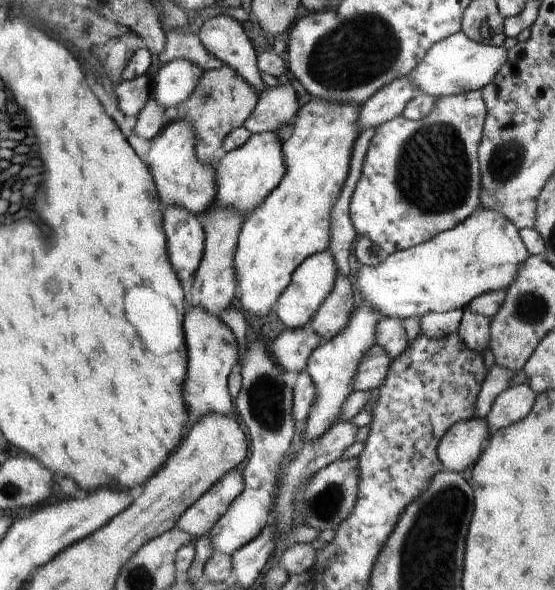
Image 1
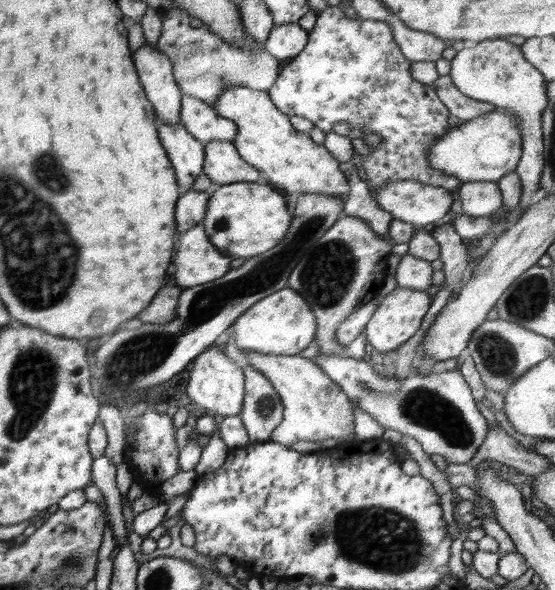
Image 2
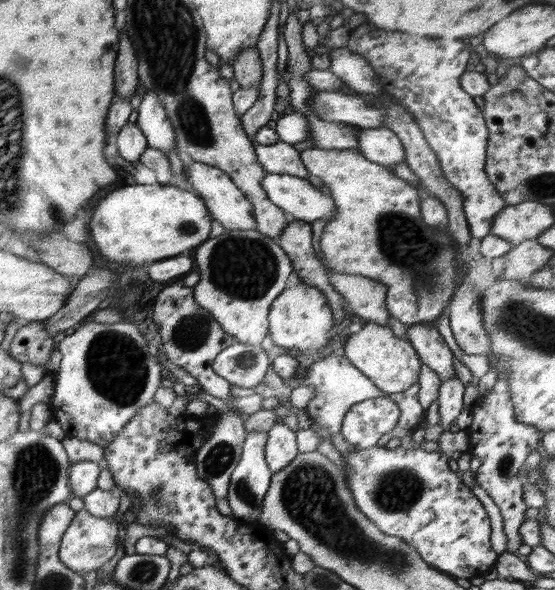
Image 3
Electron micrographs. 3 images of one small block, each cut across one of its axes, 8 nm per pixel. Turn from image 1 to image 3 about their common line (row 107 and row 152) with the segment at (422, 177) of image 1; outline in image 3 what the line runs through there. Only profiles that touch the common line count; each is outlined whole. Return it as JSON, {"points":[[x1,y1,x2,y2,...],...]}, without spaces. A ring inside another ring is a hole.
{"points":[[367,21,351,30,347,51,362,56,383,84,383,93,395,96,413,116,428,146,440,161,448,185,460,191,469,232,483,239,490,234,496,214,507,204,485,173,489,130,473,96,462,90,460,76,467,71,470,53,460,40,422,38,416,34,384,32]]}

